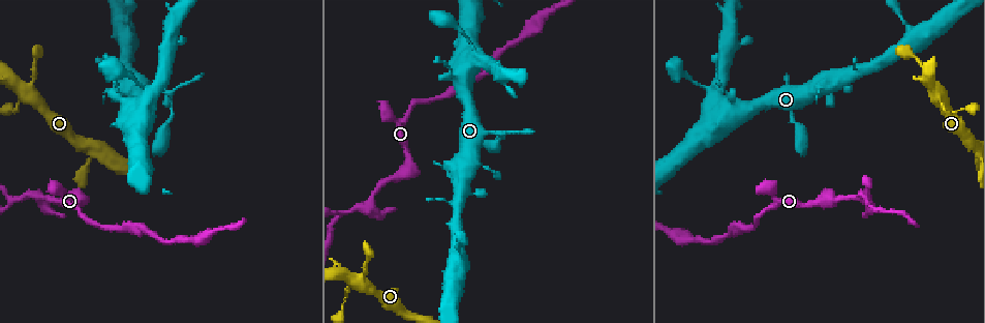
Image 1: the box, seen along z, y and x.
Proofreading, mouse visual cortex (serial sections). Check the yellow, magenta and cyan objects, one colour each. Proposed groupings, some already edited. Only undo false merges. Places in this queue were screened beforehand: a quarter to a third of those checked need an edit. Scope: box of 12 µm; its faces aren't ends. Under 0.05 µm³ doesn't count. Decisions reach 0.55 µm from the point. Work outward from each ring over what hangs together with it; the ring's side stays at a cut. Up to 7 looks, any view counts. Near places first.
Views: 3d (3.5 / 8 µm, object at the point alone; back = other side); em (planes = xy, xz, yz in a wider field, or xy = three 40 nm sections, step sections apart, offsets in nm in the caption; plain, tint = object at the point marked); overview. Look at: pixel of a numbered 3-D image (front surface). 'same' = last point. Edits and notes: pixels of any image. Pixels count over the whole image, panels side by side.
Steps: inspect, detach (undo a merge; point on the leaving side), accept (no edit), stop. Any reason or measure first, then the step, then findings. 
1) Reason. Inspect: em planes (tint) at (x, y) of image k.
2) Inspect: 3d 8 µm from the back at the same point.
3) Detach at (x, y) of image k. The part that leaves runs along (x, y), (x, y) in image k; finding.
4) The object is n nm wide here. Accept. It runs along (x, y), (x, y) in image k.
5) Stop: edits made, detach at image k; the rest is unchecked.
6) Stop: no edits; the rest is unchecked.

Looks like a crossing. Inspect: 3d 3.5 µm at (362, 285) of image 1.

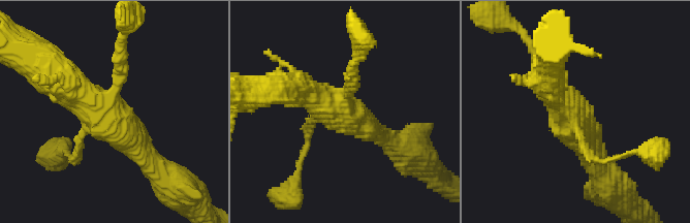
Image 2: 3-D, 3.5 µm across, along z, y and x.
Inspect: em xy step 3 (tint) at (116, 122) of image 2.

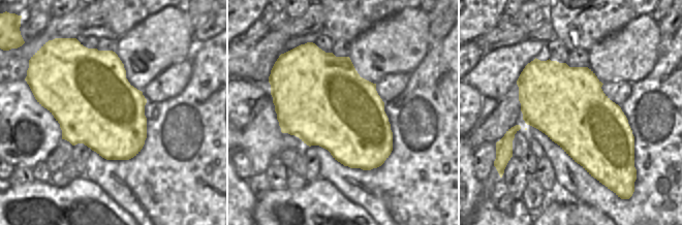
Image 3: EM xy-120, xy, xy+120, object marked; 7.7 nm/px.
Accept. It runs along (149, 156), (107, 105), (51, 70) in image 2; continuous, no second cell.

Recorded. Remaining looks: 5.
Three-way junction. Inspect: 3d 3.5 µm at (865, 203) of image 1.

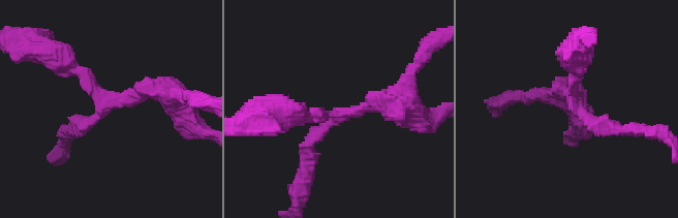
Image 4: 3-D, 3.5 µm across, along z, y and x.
Inspect: em xy step 1 (tint) at (575, 105) of image 4.

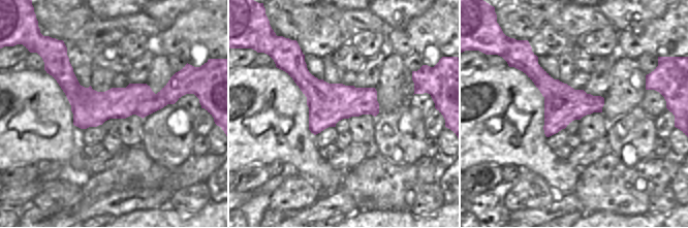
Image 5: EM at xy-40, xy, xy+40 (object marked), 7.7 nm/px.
Accept. It runs along (56, 75), (85, 100), (176, 87) in image 5; one cell here.

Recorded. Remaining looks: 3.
Sudden change in width. Inspect: 3d 8 µm at (172, 103) of image 1.

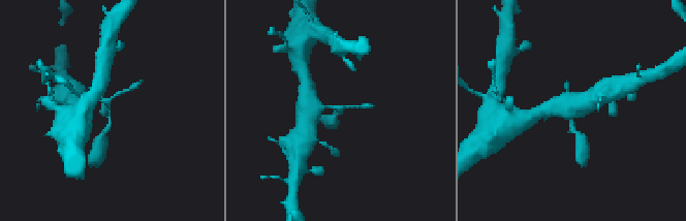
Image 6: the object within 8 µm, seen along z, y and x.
Shape alone is not enough. Inspect: em xy step 2 (tint) at (109, 112) of image 6.

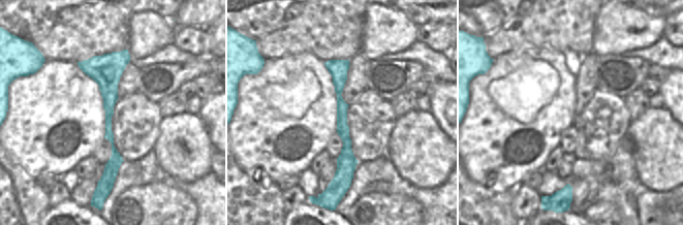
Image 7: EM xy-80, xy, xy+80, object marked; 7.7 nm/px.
Accept. It runs along (125, 52), (109, 69), (114, 164), (103, 180) in image 7; one cell here.

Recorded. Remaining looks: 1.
Stop: no edits; the rest is unchecked.

